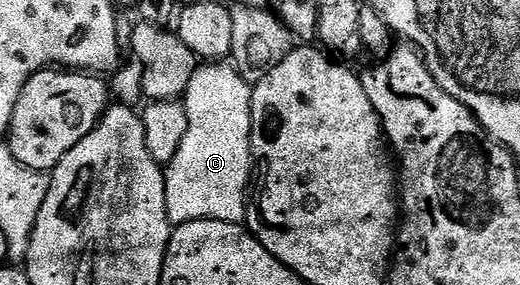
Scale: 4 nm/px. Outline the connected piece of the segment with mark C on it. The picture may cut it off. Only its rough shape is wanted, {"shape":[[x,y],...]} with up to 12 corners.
{"shape":[[202,63],[164,169],[171,226],[247,220],[251,82]]}

